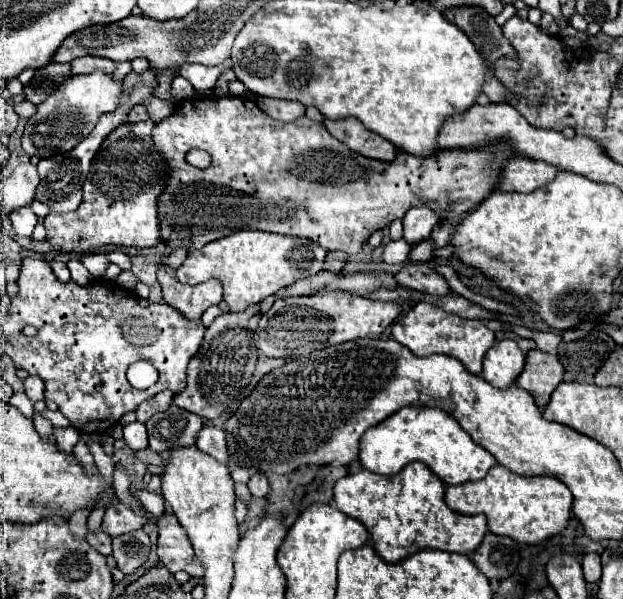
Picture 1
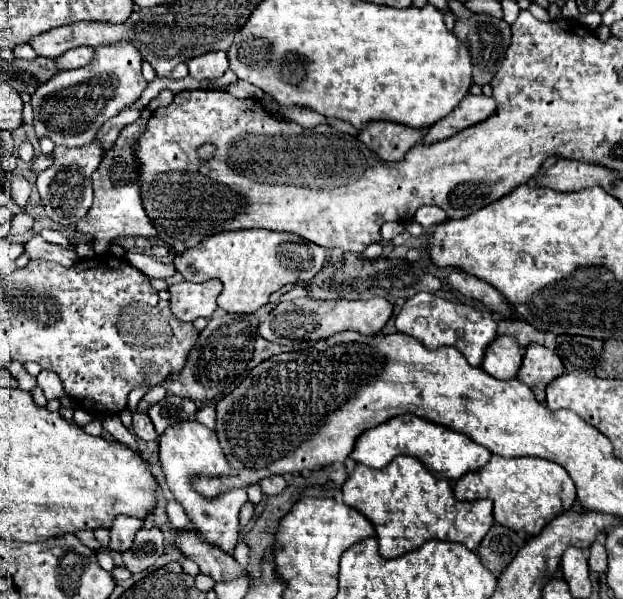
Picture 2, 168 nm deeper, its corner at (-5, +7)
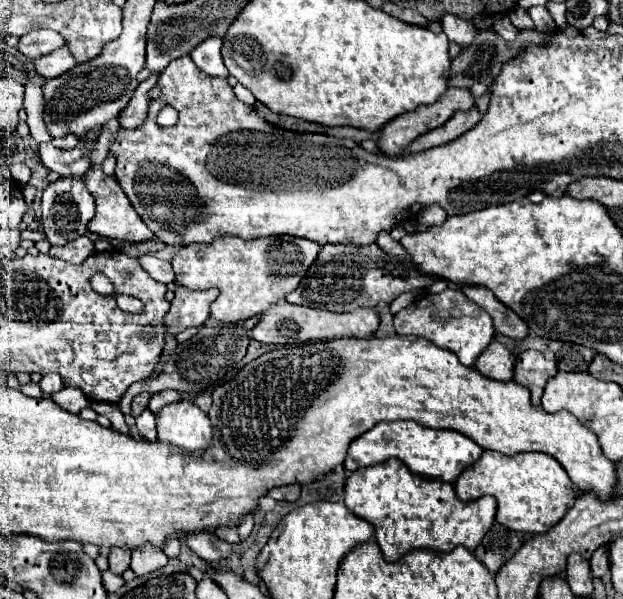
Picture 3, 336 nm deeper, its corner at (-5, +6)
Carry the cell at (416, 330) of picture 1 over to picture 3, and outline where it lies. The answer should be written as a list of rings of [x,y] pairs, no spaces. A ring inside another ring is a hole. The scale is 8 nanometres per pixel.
[[[446,288],[440,294],[428,294],[412,302],[410,306],[406,306],[394,316],[394,328],[396,328],[396,334],[402,334],[402,336],[416,334],[416,336],[428,338],[432,344],[444,350],[454,352],[464,366],[472,366],[474,360],[480,356],[480,352],[494,338],[494,326],[488,312],[482,310],[472,300],[468,300],[468,296],[464,296],[460,288]]]

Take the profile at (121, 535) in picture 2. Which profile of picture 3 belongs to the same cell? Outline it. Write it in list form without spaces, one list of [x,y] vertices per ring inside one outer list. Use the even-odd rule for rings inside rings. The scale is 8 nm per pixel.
[[[112,548],[108,562],[110,562],[110,572],[114,572],[116,576],[122,576],[122,572],[130,568],[130,552],[122,548]]]

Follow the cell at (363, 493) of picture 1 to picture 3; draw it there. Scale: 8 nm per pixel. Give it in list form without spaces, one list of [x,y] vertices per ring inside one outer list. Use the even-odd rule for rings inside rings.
[[[398,458],[352,472],[346,480],[346,506],[374,526],[376,540],[388,562],[396,562],[418,548],[452,552],[456,546],[464,546],[474,550],[492,528],[496,514],[494,496],[462,502],[450,482],[412,474]]]

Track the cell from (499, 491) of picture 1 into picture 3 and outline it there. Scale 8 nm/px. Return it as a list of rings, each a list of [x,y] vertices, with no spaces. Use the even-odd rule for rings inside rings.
[[[484,450],[480,460],[476,460],[476,464],[458,476],[454,488],[458,498],[464,502],[492,494],[498,500],[496,520],[506,528],[528,534],[546,532],[552,528],[552,524],[558,524],[564,512],[576,500],[576,490],[566,470],[552,456],[540,452],[504,456],[492,450]]]

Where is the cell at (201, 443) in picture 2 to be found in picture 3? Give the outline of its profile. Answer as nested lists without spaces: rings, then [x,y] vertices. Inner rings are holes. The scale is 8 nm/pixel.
[[[192,400],[166,404],[158,416],[158,440],[184,450],[206,450],[212,440],[210,418]]]

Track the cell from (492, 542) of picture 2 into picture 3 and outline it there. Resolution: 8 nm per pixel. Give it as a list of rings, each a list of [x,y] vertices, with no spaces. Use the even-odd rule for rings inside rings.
[[[494,524],[488,534],[484,536],[484,540],[480,542],[480,546],[474,550],[476,558],[492,572],[496,574],[500,570],[500,566],[514,556],[514,552],[522,546],[518,534],[514,530],[504,528],[502,524]]]

